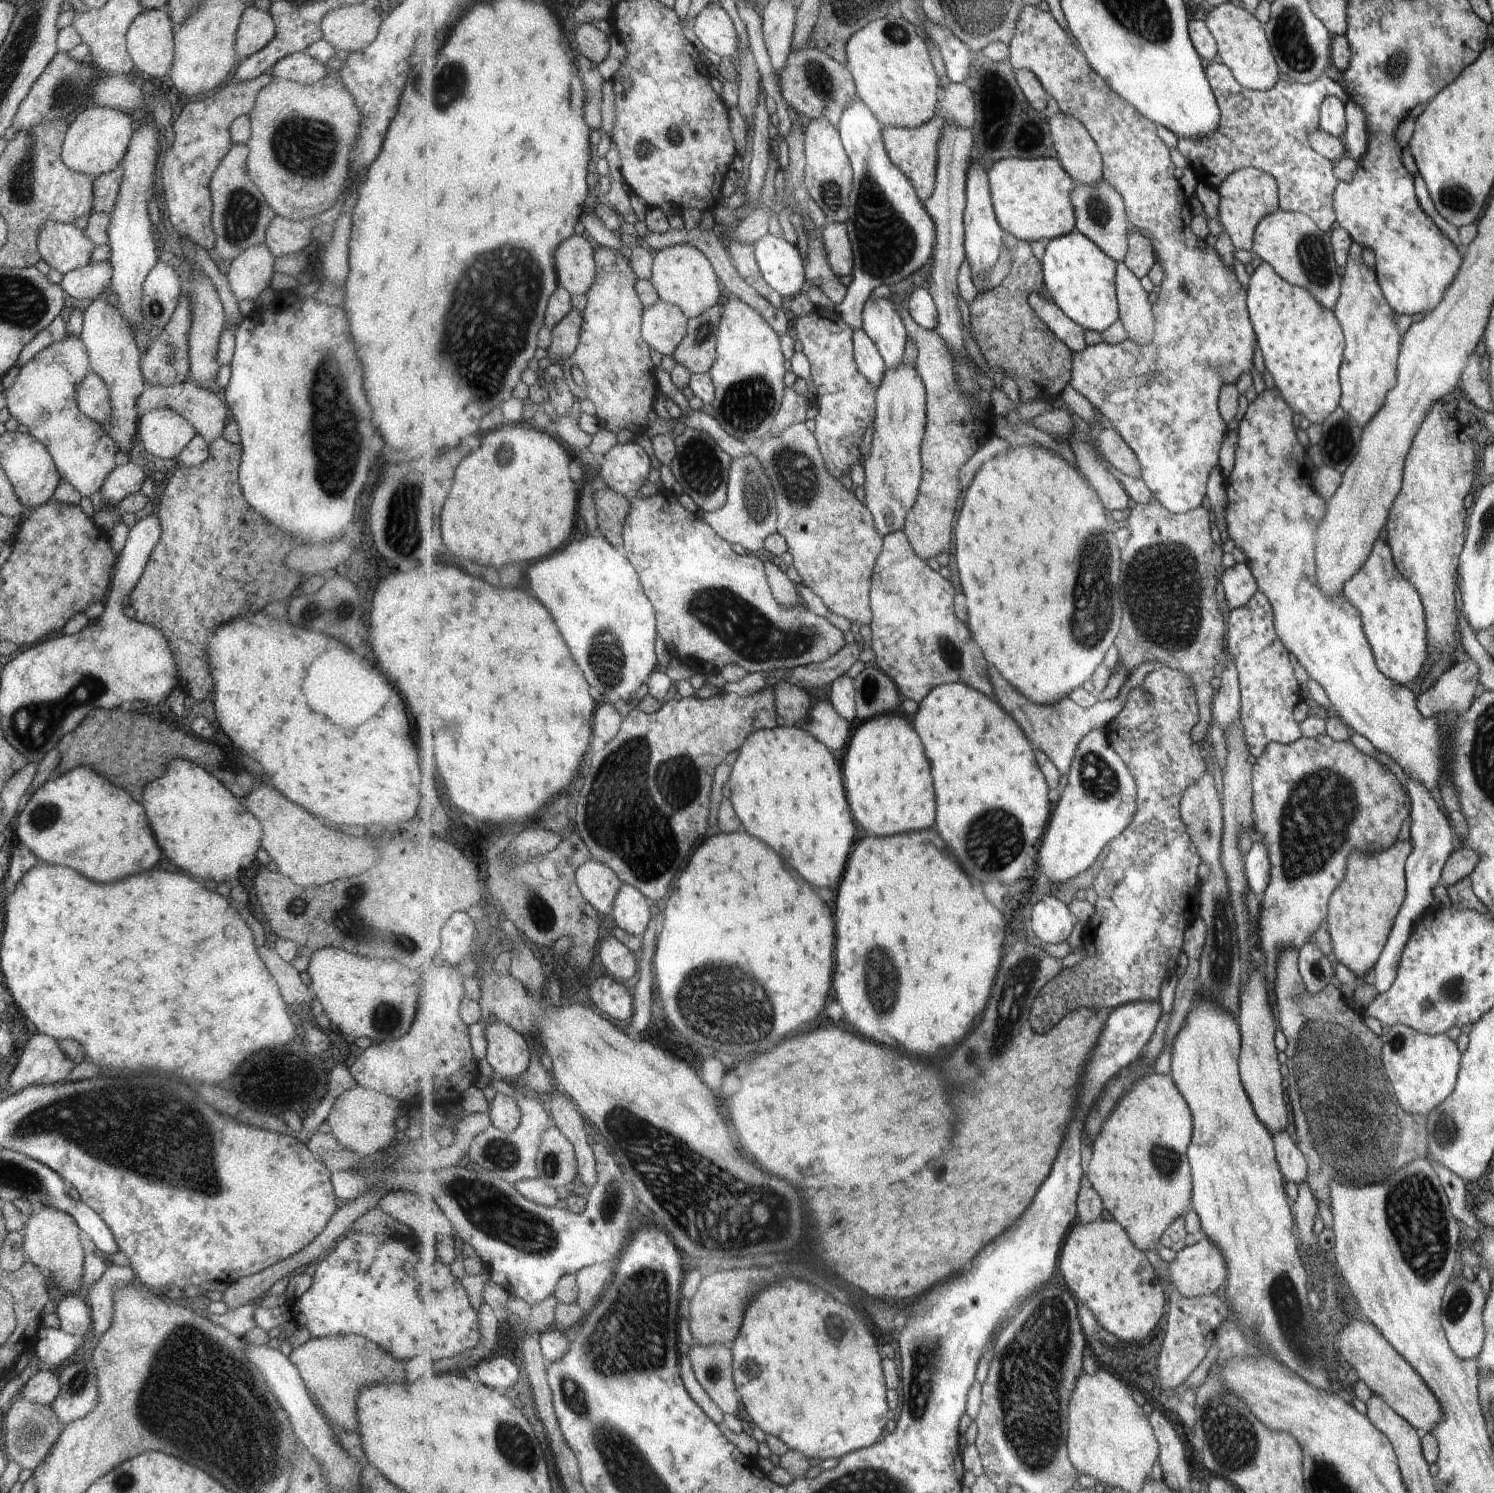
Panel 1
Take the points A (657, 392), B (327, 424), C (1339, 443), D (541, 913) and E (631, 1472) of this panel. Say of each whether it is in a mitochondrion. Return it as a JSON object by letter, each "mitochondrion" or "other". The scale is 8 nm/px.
{"A":"other","B":"mitochondrion","C":"mitochondrion","D":"mitochondrion","E":"mitochondrion"}

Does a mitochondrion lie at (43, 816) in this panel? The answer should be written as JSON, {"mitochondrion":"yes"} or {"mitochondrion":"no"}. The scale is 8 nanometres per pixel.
{"mitochondrion":"yes"}

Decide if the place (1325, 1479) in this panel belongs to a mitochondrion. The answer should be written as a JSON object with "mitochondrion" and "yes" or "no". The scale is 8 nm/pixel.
{"mitochondrion":"yes"}

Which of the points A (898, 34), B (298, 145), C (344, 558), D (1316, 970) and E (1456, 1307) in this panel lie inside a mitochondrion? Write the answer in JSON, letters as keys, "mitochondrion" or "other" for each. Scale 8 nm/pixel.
{"A":"mitochondrion","B":"mitochondrion","C":"other","D":"mitochondrion","E":"mitochondrion"}

